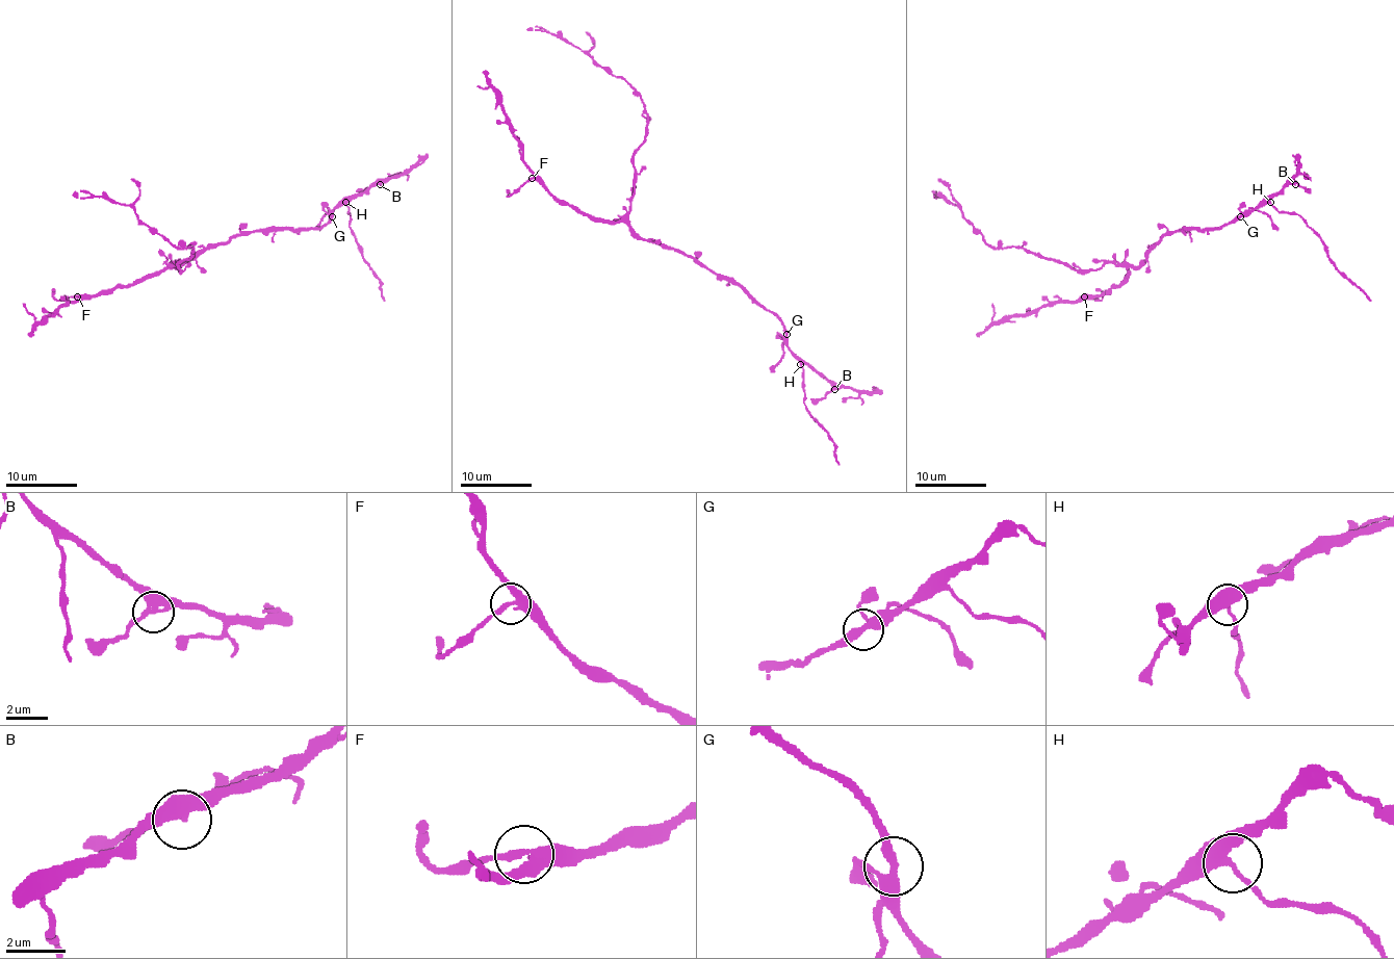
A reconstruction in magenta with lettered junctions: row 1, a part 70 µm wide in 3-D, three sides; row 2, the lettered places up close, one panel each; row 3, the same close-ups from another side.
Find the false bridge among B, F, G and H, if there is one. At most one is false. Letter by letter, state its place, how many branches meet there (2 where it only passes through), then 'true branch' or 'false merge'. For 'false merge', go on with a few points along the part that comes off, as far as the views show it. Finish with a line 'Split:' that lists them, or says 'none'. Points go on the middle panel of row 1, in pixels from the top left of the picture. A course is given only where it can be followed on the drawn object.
B: (834, 389) | 3 | true branch
F: (532, 178) | 3 | false merge | (532, 177), (509, 196), (507, 189)
G: (786, 334) | 3 | true branch
H: (800, 364) | 3 | true branch
Split: F

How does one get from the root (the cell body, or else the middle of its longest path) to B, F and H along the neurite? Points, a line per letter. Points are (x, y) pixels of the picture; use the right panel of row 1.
B: (1155, 245), (1175, 231), (1220, 229), (1247, 216), (1270, 196), (1295, 184)
F: (1155, 245), (1137, 266), (1128, 268), (1128, 276), (1117, 286), (1100, 294), (1083, 296)
H: (1155, 245), (1175, 231), (1220, 229), (1270, 202)

